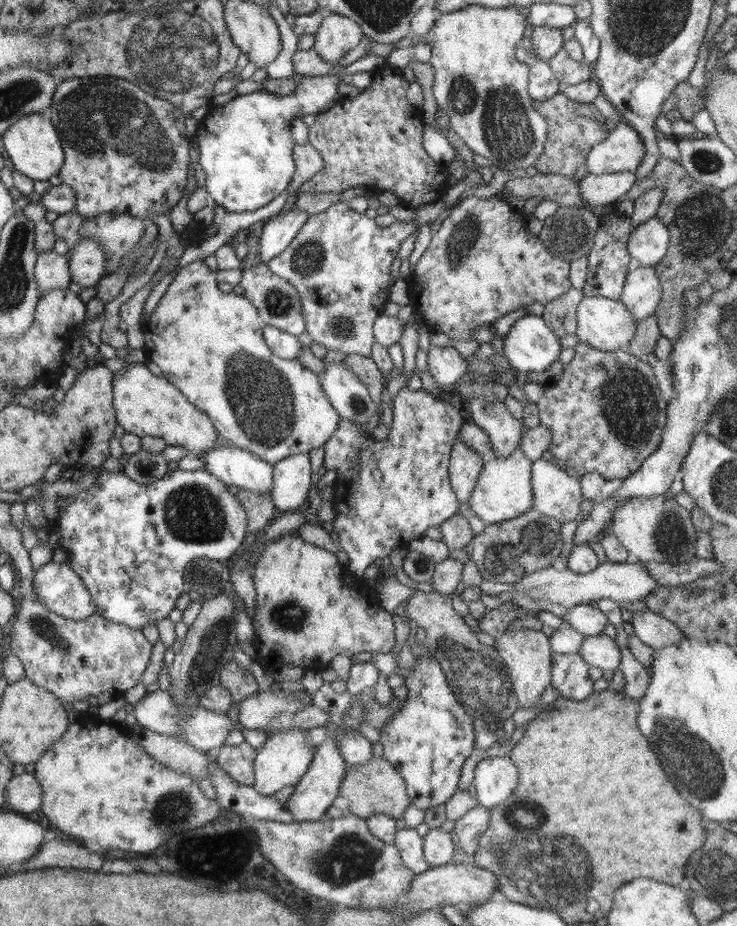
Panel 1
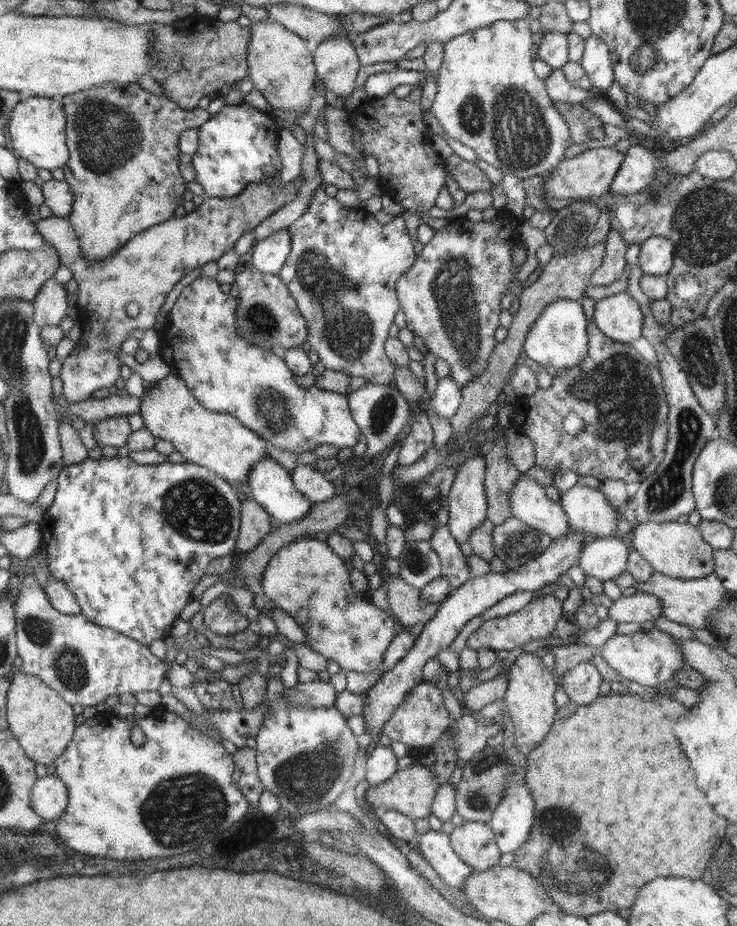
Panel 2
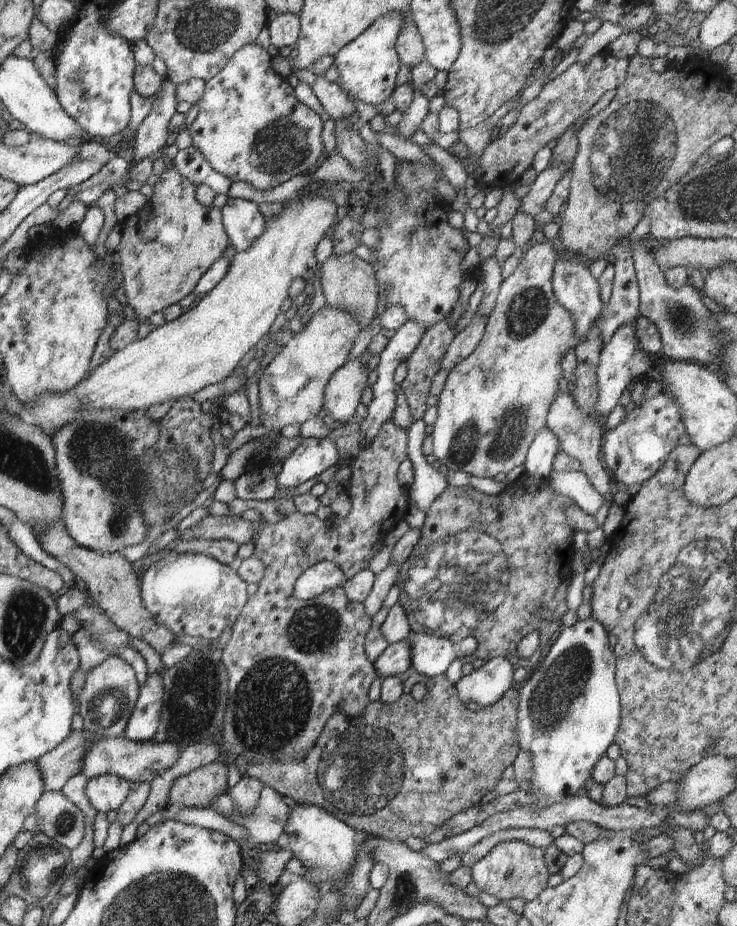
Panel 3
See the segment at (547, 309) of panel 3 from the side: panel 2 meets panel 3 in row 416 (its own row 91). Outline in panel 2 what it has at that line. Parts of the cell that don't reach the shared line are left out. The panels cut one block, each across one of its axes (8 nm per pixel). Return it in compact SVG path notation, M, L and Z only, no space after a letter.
M526 19L497 21L490 26L454 36L443 45L442 66L438 69L437 93L431 112L450 138L472 148L476 157L503 174L526 179L556 169L565 159L570 131L564 117L553 107L543 80L534 72L532 32Z

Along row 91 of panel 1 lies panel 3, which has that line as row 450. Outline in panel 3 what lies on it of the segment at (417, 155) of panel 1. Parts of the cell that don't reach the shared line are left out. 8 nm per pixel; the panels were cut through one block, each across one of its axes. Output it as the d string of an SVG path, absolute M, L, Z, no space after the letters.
M393 418L386 420L382 426L380 426L380 432L376 434L374 440L370 440L370 444L365 444L356 458L348 464L350 468L350 481L347 493L354 499L352 502L351 510L348 516L344 518L333 516L326 521L318 519L315 514L305 515L299 510L294 514L280 516L280 518L274 518L273 521L265 519L260 524L260 536L256 538L254 544L254 557L258 558L260 562L264 563L264 578L258 582L258 590L249 596L248 602L242 608L242 612L238 615L236 622L233 624L232 635L229 641L225 644L224 652L222 652L222 664L228 672L228 706L226 706L226 714L224 714L224 734L222 734L222 740L224 740L224 746L222 747L223 757L226 754L232 754L236 758L244 758L248 763L254 764L272 764L272 762L281 762L284 758L294 758L296 761L302 762L306 752L312 750L312 746L316 744L324 724L326 724L328 718L332 716L336 711L344 712L349 717L358 716L360 712L370 704L368 699L368 690L370 690L370 684L377 678L376 672L374 672L374 666L372 666L371 660L367 657L364 640L365 636L371 628L371 618L368 618L366 610L362 603L350 602L346 594L344 594L344 588L342 586L336 586L330 590L326 590L320 596L308 600L300 600L294 596L294 584L296 580L308 570L314 564L322 562L322 560L330 560L334 562L336 566L342 570L345 580L350 580L352 576L356 576L361 570L368 569L370 560L376 556L377 552L373 551L373 547L377 542L385 540L386 535L393 529L400 520L405 518L409 507L409 493L410 489L402 488L398 482L398 466L400 463L410 458L409 451L409 430L404 429L394 424Z

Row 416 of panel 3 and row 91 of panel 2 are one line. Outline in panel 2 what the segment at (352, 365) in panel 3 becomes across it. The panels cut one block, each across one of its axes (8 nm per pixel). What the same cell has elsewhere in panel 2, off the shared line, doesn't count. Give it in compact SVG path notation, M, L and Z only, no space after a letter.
M332 37L318 43L313 52L317 78L338 98L351 96L360 64L356 49L346 37Z

